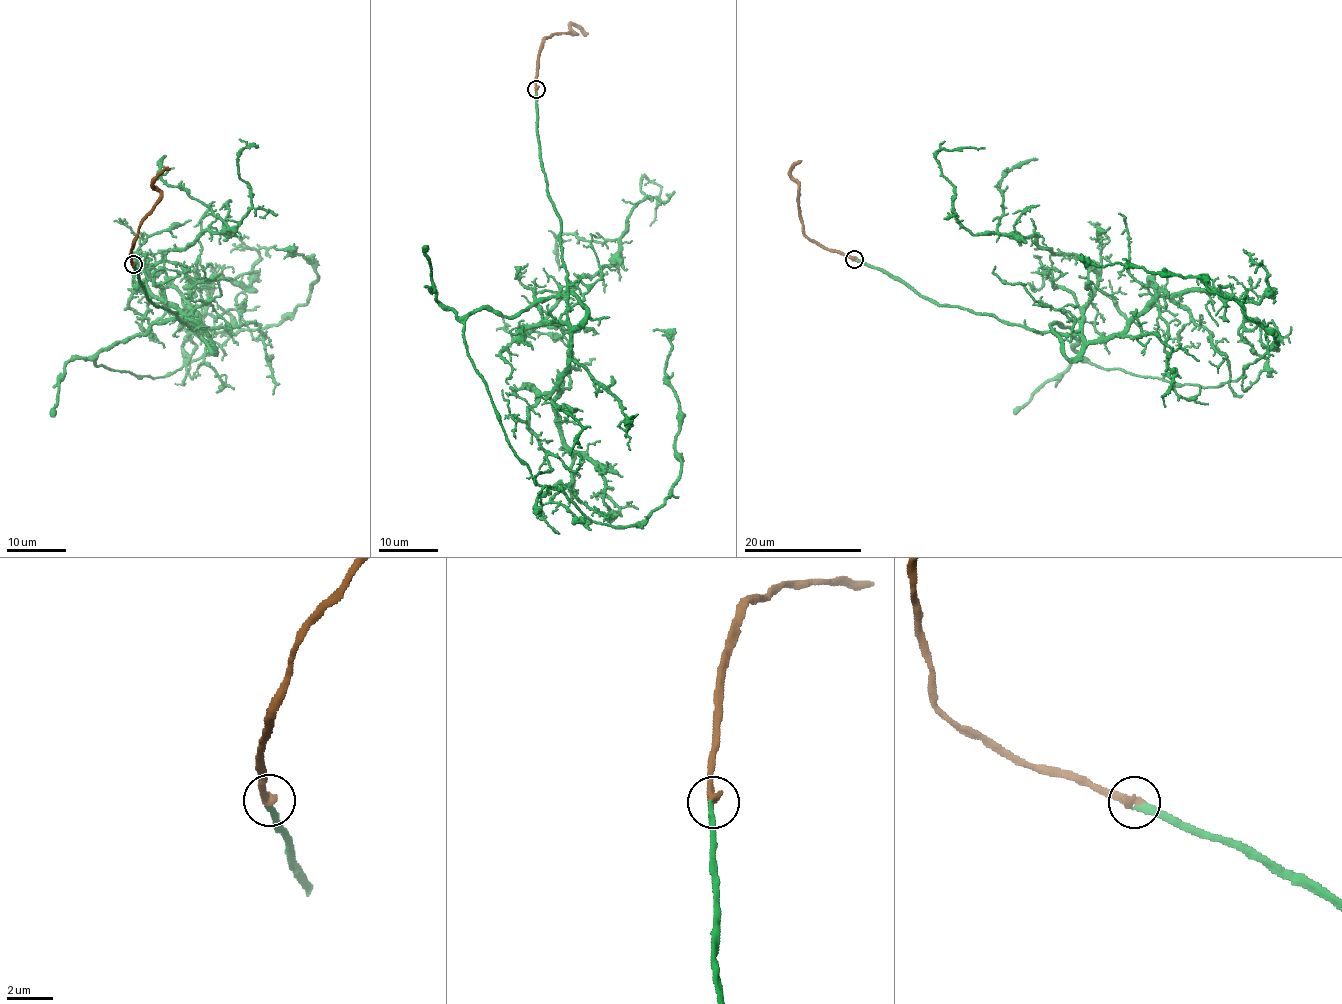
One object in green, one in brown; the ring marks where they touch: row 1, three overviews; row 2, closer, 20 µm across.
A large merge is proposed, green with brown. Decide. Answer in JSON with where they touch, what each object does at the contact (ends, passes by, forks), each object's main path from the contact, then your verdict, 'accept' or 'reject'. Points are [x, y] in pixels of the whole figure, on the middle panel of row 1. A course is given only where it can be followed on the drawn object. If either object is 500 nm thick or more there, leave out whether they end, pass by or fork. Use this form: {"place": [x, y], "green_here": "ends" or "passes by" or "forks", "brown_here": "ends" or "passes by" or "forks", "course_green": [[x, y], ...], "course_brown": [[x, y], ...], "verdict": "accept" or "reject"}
{"place": [536, 89], "green_here": "ends", "brown_here": "ends", "course_green": [[536, 89], [570, 331], [554, 415], [571, 481], [550, 500], [585, 523], [637, 526], [680, 474], [653, 331]], "course_brown": [[536, 89], [537, 54], [546, 37], [576, 33], [570, 26], [572, 25], [585, 36]], "verdict": "accept"}

